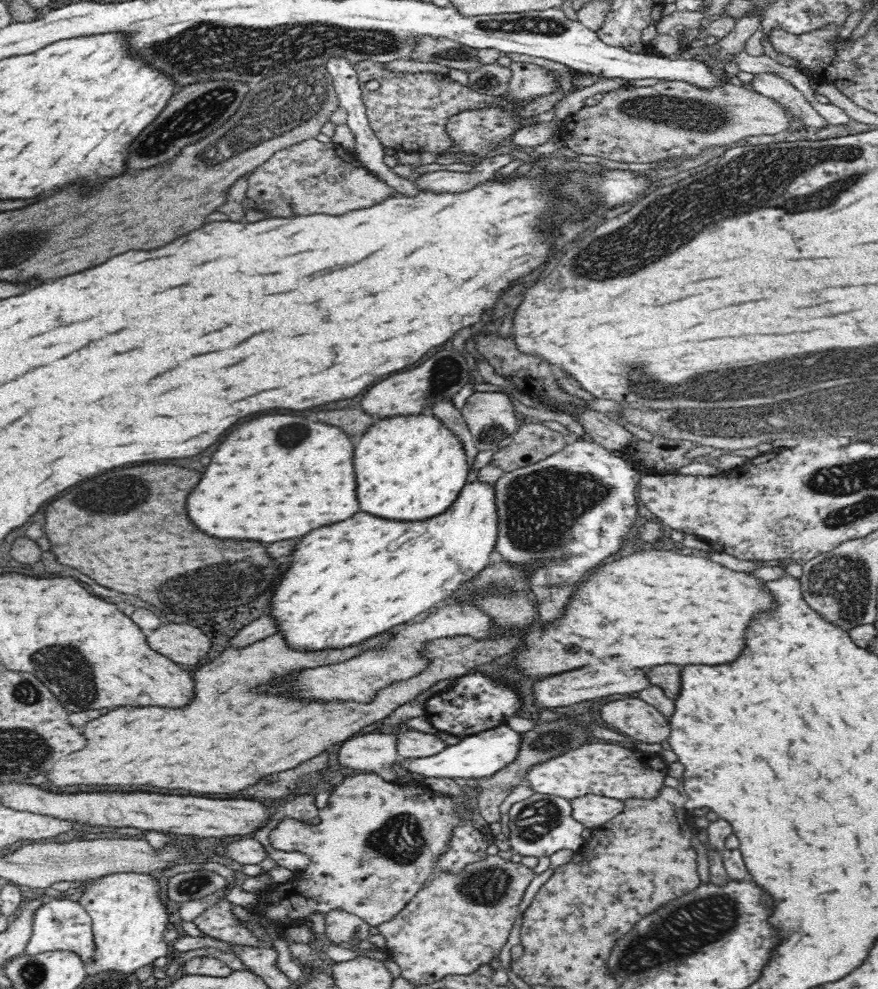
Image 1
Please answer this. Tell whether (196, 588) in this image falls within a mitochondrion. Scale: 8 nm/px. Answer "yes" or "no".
yes

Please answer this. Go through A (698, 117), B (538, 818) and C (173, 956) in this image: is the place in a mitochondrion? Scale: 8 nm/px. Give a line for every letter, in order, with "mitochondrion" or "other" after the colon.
A: mitochondrion
B: mitochondrion
C: other

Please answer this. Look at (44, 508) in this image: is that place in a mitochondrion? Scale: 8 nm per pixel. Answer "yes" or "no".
no

